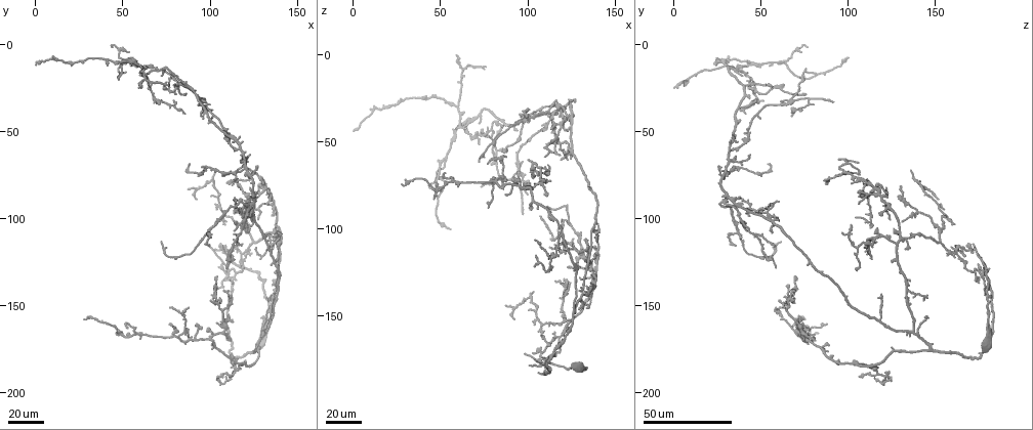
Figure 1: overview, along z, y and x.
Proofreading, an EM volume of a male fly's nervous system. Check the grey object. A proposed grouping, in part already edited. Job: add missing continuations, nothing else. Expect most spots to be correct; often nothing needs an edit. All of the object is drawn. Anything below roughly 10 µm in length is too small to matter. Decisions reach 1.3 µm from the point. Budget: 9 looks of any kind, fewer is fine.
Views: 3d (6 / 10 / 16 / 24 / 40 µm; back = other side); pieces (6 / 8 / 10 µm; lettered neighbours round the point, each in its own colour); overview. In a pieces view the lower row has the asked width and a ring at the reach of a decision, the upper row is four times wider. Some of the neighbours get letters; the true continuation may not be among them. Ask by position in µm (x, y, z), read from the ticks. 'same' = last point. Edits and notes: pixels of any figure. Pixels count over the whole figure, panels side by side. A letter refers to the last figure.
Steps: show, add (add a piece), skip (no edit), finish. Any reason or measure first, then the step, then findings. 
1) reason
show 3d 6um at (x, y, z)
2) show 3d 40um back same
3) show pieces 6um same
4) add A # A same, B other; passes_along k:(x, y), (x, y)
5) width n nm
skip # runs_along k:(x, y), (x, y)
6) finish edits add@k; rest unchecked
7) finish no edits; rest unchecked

thin end
show 3d 40um at (46, 167, 82)

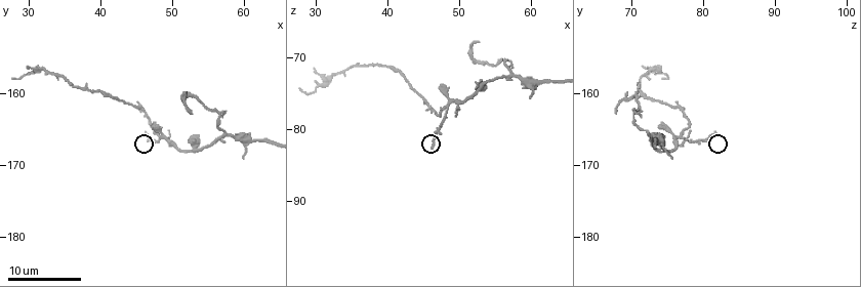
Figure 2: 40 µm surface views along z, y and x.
show pieces 10um at (46.5, 165.5, 82.5)

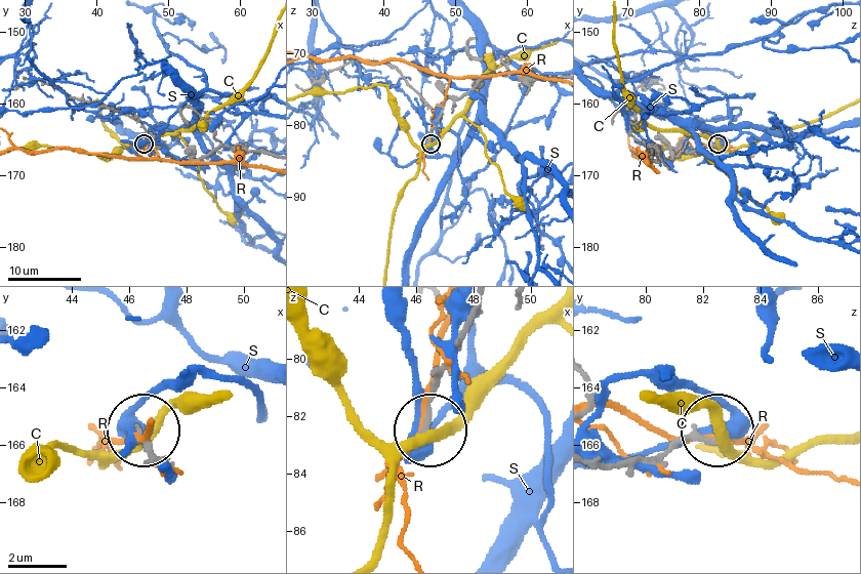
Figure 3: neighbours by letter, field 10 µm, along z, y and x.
width 190 nm
skip # C other, R other, S other; no lettered piece goes on from it

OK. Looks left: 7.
branch stops here
show 3d 24um at (100, 115, 35)

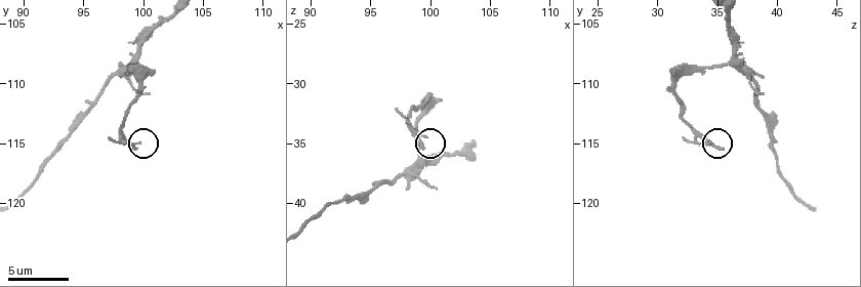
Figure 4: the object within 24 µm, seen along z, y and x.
show 3d 6um at (99.4, 115.6, 35.2)

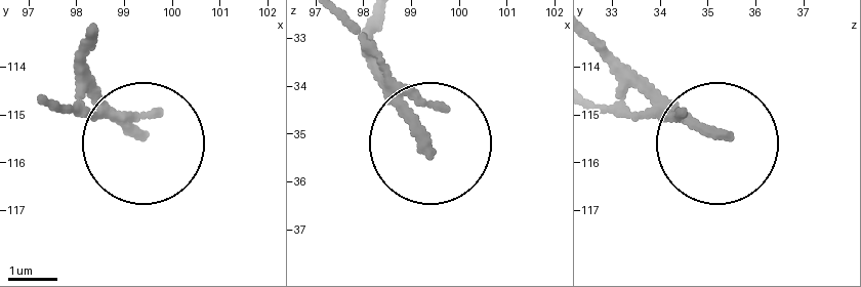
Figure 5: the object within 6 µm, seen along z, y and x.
show pieces 8um at (99.30, 115.40, 35.30)

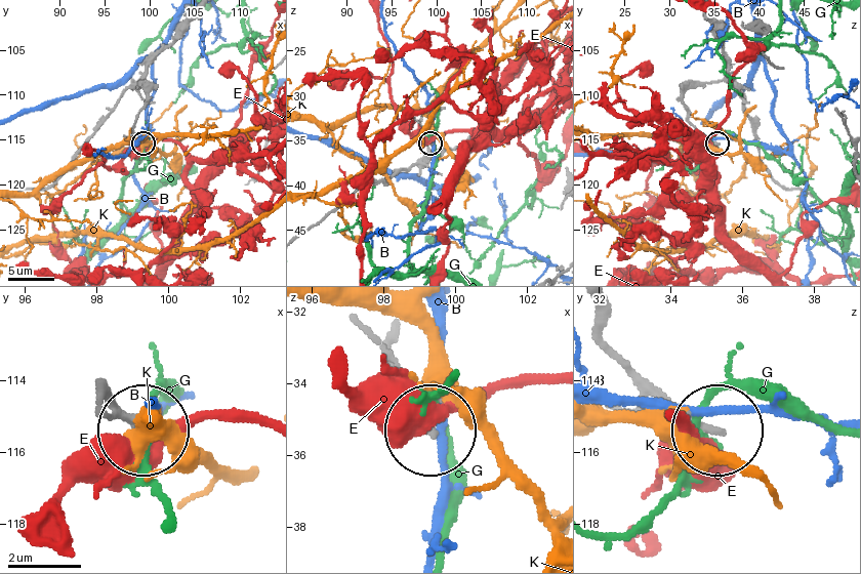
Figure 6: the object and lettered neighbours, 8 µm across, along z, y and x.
skip # B other, E other, G other, K other; runs_along 6:(595, 309), (603, 335), (710, 427); none of them fits

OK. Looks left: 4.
thin end
show 3d 40um at (100, 42, 48)

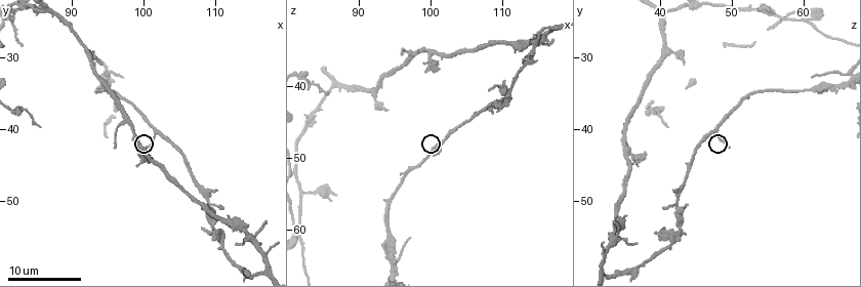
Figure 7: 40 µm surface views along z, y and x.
show 3d 10um at (100.5, 42.5, 49.5)

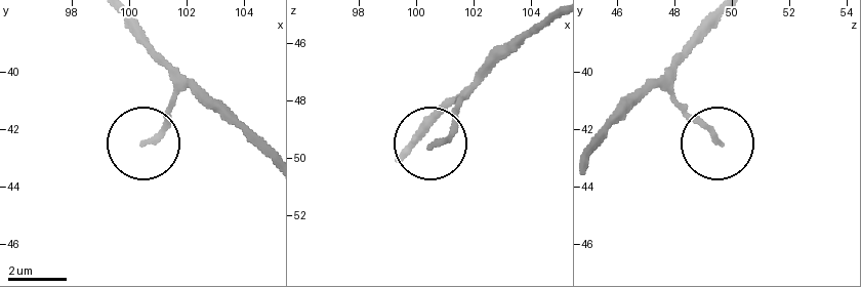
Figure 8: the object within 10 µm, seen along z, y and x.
show pieces 8um at (100.6, 42.4, 49.6)

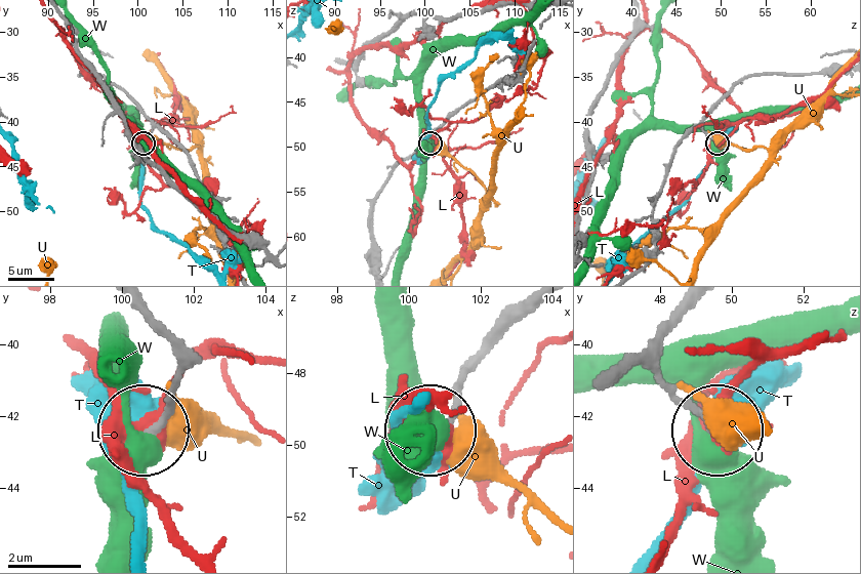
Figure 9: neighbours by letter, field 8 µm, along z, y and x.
width 170 nm
skip # L other, T other, U other, W other; runs_along 9:(194, 368), (141, 428); no lettered piece goes on from it

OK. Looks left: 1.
finish no edits; rest unchecked

